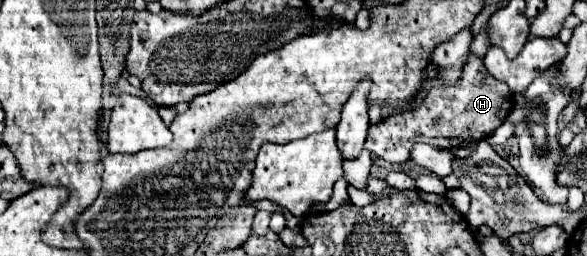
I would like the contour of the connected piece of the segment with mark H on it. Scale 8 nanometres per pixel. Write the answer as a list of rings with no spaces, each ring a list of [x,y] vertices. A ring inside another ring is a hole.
[[[472,51],[464,63],[464,71],[458,83],[444,85],[438,77],[438,67],[434,67],[432,61],[428,63],[424,75],[430,83],[430,89],[416,109],[388,115],[380,123],[370,125],[364,147],[380,159],[386,159],[390,163],[408,161],[408,149],[414,143],[428,143],[438,149],[472,145],[476,141],[490,137],[514,107],[512,91],[506,87],[506,83],[496,81],[492,75],[488,75],[482,59],[476,57]]]

